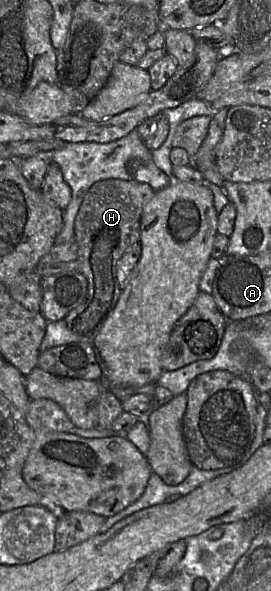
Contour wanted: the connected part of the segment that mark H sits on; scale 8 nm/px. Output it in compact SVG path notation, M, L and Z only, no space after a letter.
M106 179L93 184L80 205L74 223L74 239L78 246L77 261L88 280L83 303L64 318L75 334L94 340L107 315L115 308L121 288L117 280L117 263L133 244L140 242L140 221L144 206L155 191L145 183Z

